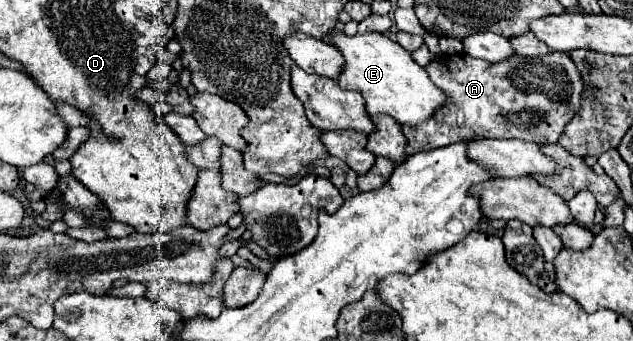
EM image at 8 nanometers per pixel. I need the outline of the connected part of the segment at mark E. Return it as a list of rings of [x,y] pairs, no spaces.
[[[333,29],[329,33],[331,45],[341,51],[345,59],[343,73],[337,77],[339,87],[359,91],[365,99],[369,115],[391,115],[399,123],[425,123],[433,111],[445,103],[445,95],[435,87],[427,71],[411,59],[411,53],[399,47],[397,41],[383,33],[355,33],[353,37]]]

